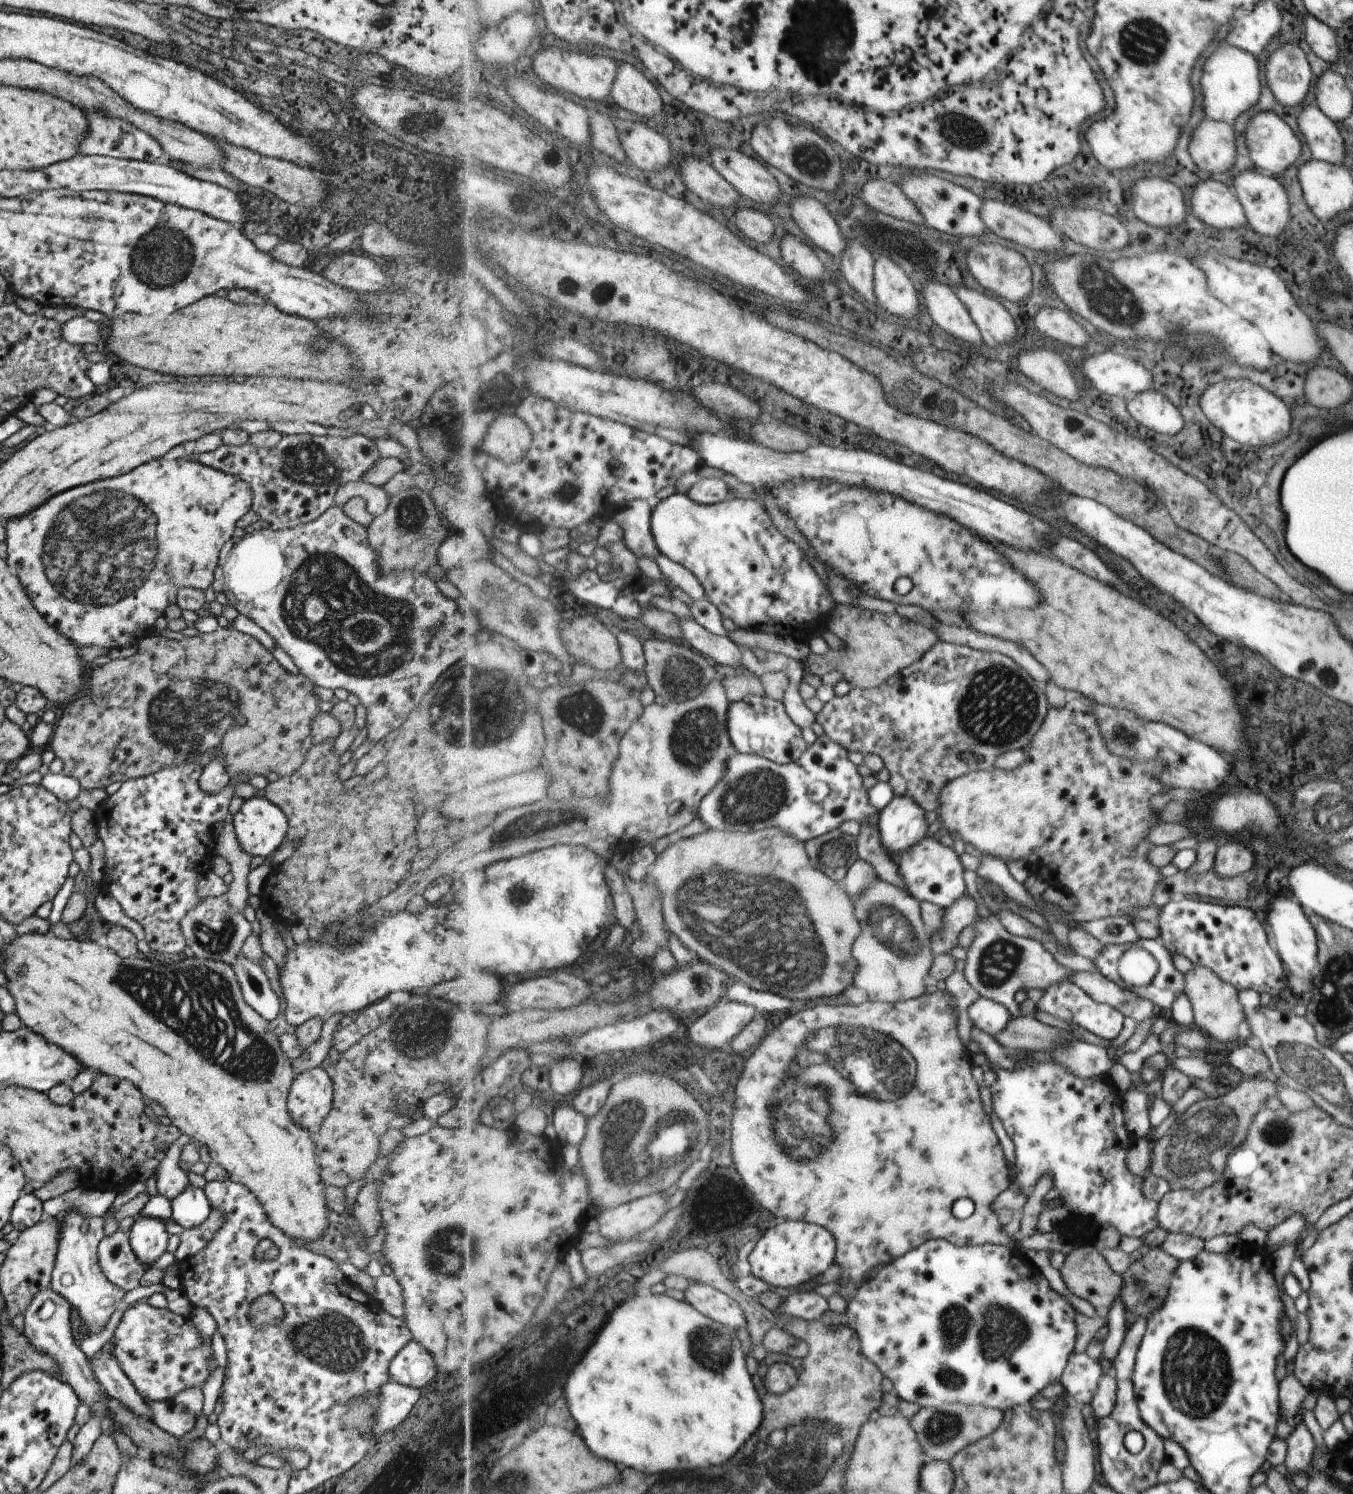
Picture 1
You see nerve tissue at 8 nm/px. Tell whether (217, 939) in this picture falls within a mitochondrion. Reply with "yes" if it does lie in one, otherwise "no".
yes

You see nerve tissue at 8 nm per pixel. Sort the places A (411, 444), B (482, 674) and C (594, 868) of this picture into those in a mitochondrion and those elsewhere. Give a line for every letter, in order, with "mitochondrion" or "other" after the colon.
A: other
B: mitochondrion
C: other

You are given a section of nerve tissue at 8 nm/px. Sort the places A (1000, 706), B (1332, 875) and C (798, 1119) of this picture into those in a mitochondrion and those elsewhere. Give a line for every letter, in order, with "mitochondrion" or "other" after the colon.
A: mitochondrion
B: other
C: mitochondrion

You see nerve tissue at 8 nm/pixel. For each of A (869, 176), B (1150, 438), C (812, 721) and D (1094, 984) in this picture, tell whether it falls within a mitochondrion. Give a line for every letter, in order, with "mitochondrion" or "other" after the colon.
A: other
B: other
C: other
D: other

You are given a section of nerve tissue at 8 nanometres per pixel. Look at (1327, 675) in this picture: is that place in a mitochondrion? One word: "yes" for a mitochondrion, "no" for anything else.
no

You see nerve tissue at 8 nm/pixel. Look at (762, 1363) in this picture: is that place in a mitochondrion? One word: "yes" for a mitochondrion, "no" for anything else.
no

